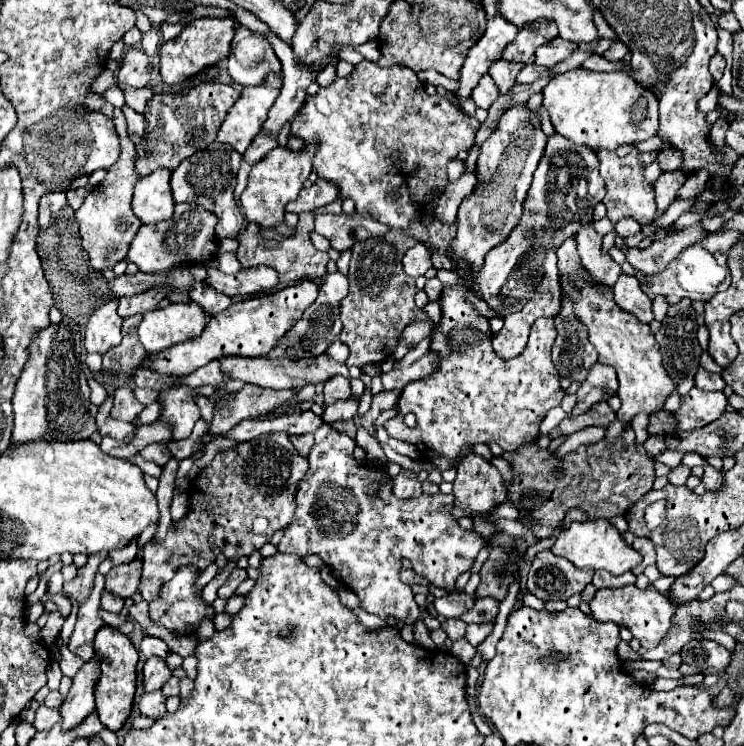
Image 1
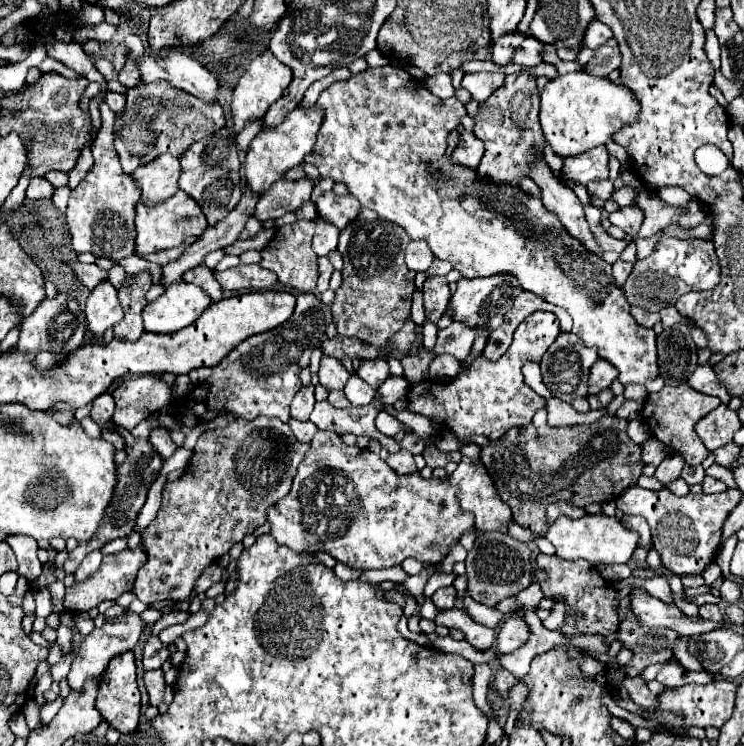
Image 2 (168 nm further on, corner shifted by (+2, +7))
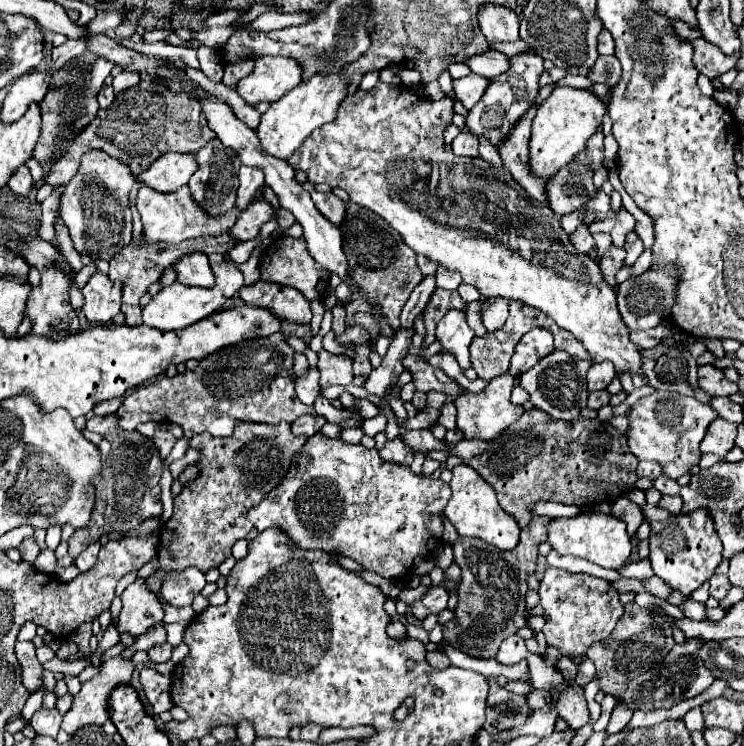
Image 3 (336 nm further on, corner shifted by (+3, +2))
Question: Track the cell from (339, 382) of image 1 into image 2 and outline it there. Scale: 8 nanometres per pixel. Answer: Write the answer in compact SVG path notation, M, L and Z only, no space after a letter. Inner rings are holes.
M323 355L321 359L321 369L319 369L319 383L327 389L327 391L335 391L335 389L343 389L347 379L353 375L353 371L347 371L335 357L327 357Z

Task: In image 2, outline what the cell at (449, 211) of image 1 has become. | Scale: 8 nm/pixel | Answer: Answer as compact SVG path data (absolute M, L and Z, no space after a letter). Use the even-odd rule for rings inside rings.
M463 129L461 131L461 141L459 141L459 147L455 149L455 153L451 155L453 161L461 163L461 165L467 165L471 169L477 169L481 157L483 157L483 145L481 145L481 139L473 137L473 131L467 131Z

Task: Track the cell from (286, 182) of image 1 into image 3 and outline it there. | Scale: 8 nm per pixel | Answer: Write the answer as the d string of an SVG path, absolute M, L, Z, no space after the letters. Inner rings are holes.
M318 74L308 82L302 82L288 94L284 94L284 98L272 102L268 112L262 114L262 122L256 130L262 150L276 158L288 160L296 150L300 150L300 146L314 132L314 128L320 128L322 124L332 122L336 118L338 104L346 96L346 84L348 80L340 74L328 74L328 76Z

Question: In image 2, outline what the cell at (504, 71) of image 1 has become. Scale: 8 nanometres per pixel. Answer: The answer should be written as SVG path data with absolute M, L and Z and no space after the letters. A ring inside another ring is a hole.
M515 29L515 31L499 37L499 39L493 39L493 41L491 41L493 63L497 63L497 65L507 65L507 63L511 63L511 57L513 57L515 47L517 47L521 41L525 41L525 37L527 37L525 33L517 33L517 29Z

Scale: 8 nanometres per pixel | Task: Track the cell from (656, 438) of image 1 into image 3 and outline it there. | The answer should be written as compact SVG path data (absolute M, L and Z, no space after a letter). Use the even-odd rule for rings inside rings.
M642 460L642 462L638 462L638 476L646 476L646 478L650 478L650 480L654 480L654 478L658 478L662 474L662 468L656 464L656 462L646 462L646 460Z

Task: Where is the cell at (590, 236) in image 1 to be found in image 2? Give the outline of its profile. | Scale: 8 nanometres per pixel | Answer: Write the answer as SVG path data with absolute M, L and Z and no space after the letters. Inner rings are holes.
M541 157L541 161L537 161L537 167L533 169L533 173L529 173L529 177L537 183L537 187L541 189L541 201L545 205L545 209L553 211L559 221L565 225L565 229L579 239L587 249L595 251L595 253L603 253L597 245L597 241L593 239L591 231L589 231L589 223L585 221L585 213L583 207L577 199L577 195L567 189L559 179L555 179L553 171L549 169L549 165L545 163L545 159Z

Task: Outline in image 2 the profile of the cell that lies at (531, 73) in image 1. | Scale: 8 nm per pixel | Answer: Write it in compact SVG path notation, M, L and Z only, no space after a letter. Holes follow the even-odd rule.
M465 73L461 85L469 91L471 99L485 101L499 85L503 85L505 75L503 73Z

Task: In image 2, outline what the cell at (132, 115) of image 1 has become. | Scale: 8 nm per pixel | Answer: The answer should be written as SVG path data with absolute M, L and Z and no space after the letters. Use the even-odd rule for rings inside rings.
M109 91L107 97L105 97L105 103L107 103L115 113L121 113L123 107L125 107L125 95L123 95L123 93L117 93L117 91Z

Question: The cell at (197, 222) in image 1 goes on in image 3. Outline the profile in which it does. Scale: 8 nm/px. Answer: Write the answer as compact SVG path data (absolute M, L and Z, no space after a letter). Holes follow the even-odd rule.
M142 186L138 190L136 196L136 210L142 218L142 226L144 226L144 240L146 244L156 244L156 242L168 242L168 244L178 244L182 240L190 240L190 238L200 238L200 236L218 236L222 232L226 232L228 228L234 226L236 222L236 212L228 212L216 218L208 218L204 214L204 210L200 210L200 206L196 206L196 202L192 202L190 190L188 186L182 186L176 192L164 194L164 192L156 192L148 186Z

